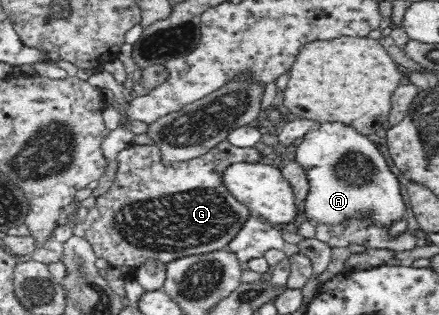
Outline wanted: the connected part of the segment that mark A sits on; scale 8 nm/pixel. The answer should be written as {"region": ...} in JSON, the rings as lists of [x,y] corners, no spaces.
{"region":[[[329,122],[329,123],[322,123],[317,124],[316,128],[310,129],[304,136],[302,142],[298,144],[298,146],[294,146],[291,149],[291,157],[290,157],[296,164],[300,165],[300,168],[304,171],[307,183],[308,183],[308,190],[307,195],[304,201],[304,206],[300,208],[301,217],[304,217],[307,222],[312,223],[313,225],[320,225],[324,224],[328,227],[336,227],[339,225],[344,225],[349,221],[354,221],[355,219],[370,219],[370,224],[374,225],[374,227],[378,227],[381,229],[390,228],[398,222],[402,220],[408,221],[410,218],[410,212],[408,212],[408,206],[406,206],[406,202],[404,201],[404,196],[402,195],[402,188],[400,187],[400,181],[396,177],[396,174],[390,169],[388,162],[382,152],[368,139],[366,135],[363,135],[361,132],[358,132],[352,126],[348,126],[346,124],[342,124],[339,122]]]}

